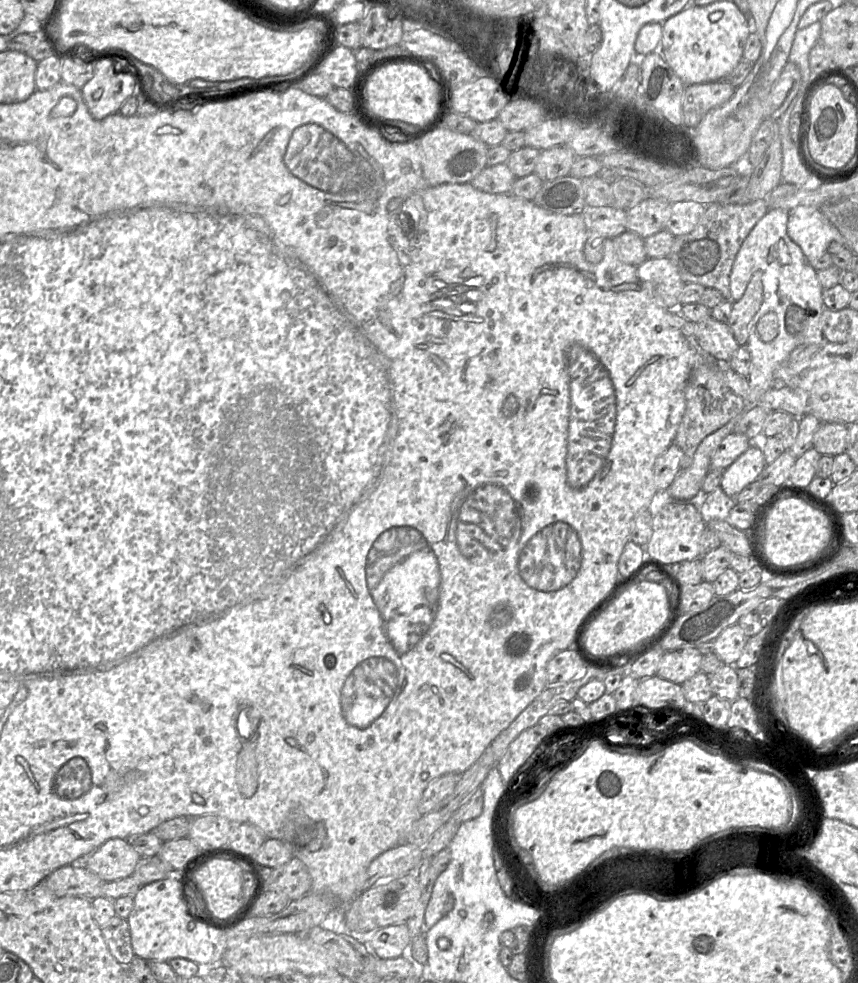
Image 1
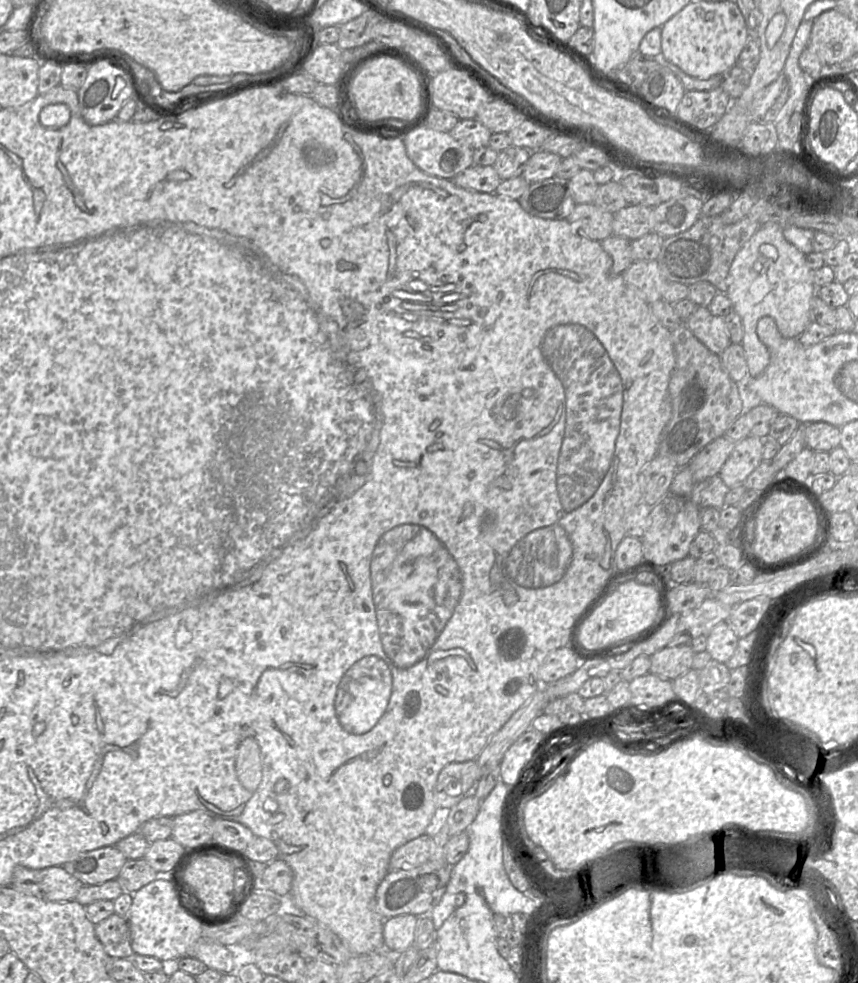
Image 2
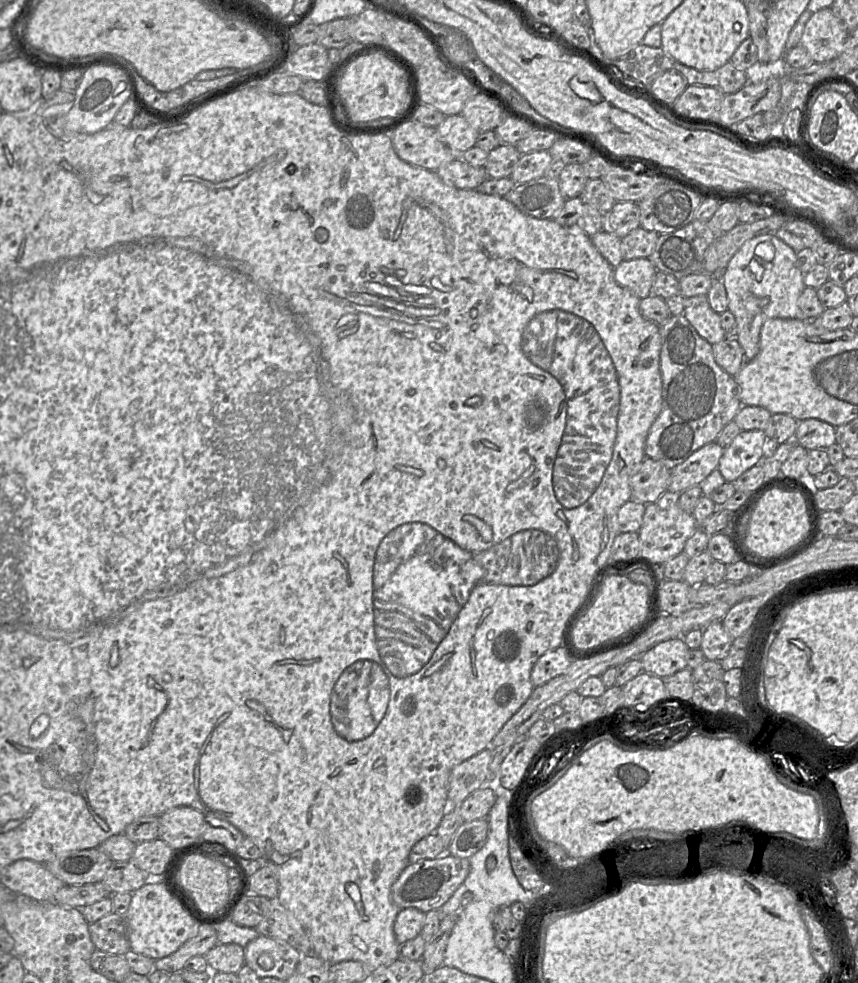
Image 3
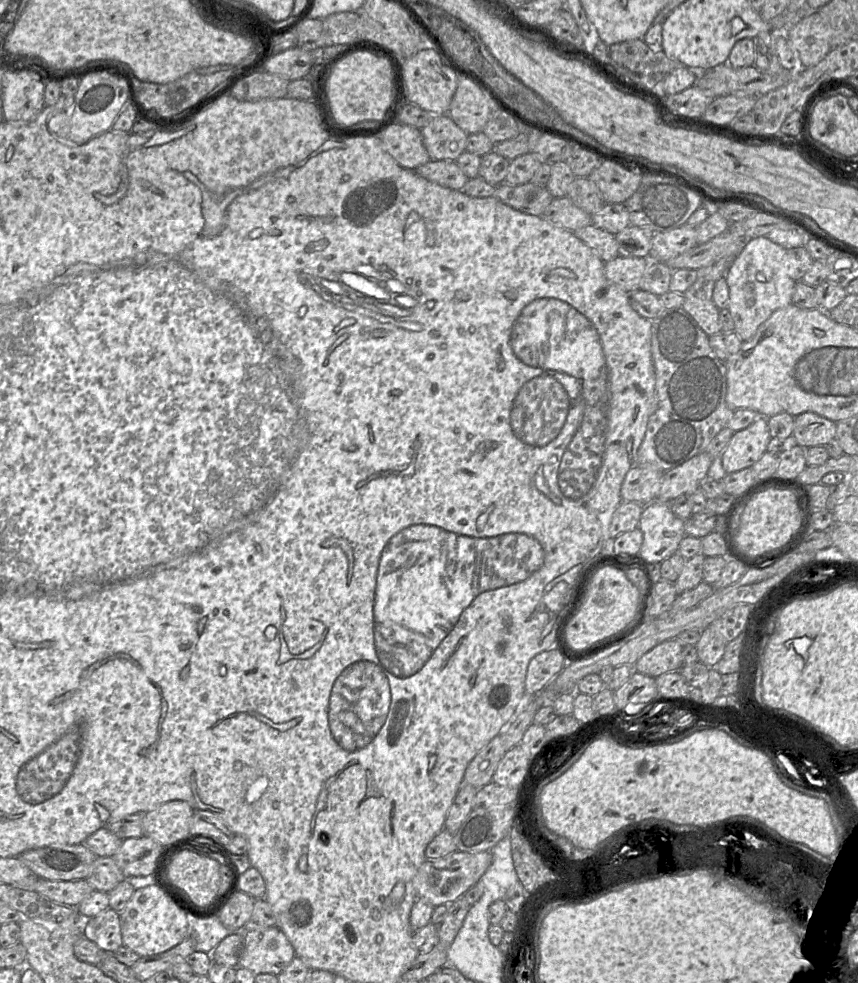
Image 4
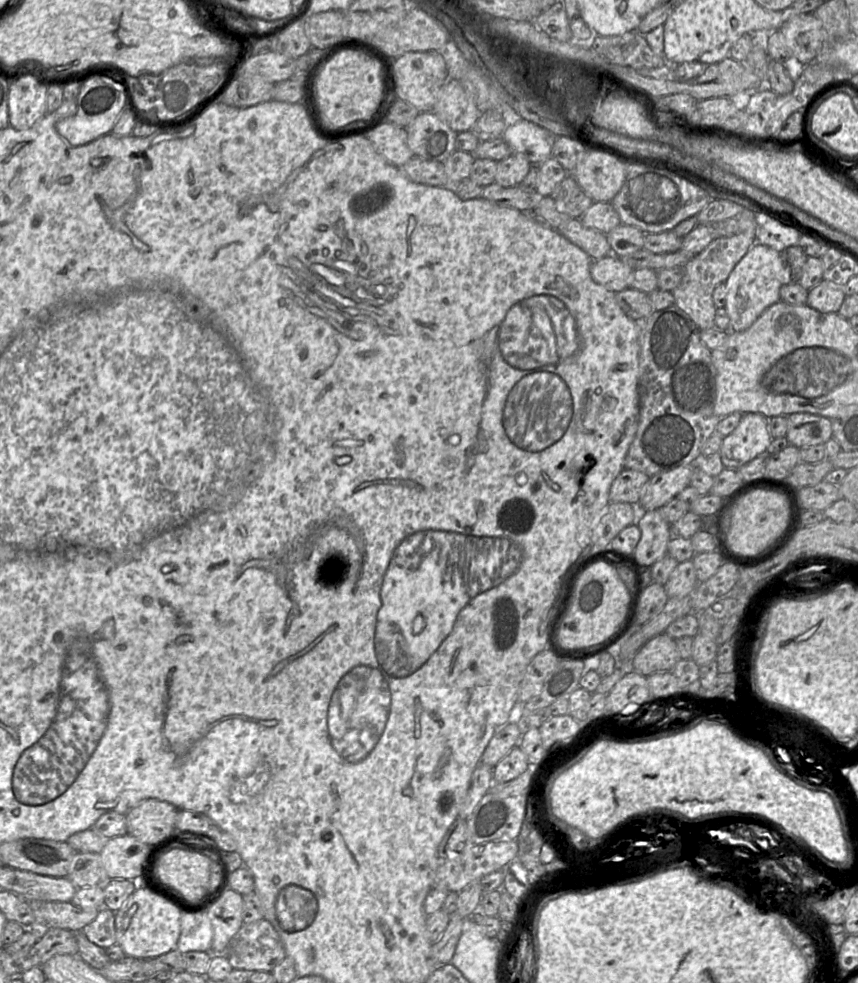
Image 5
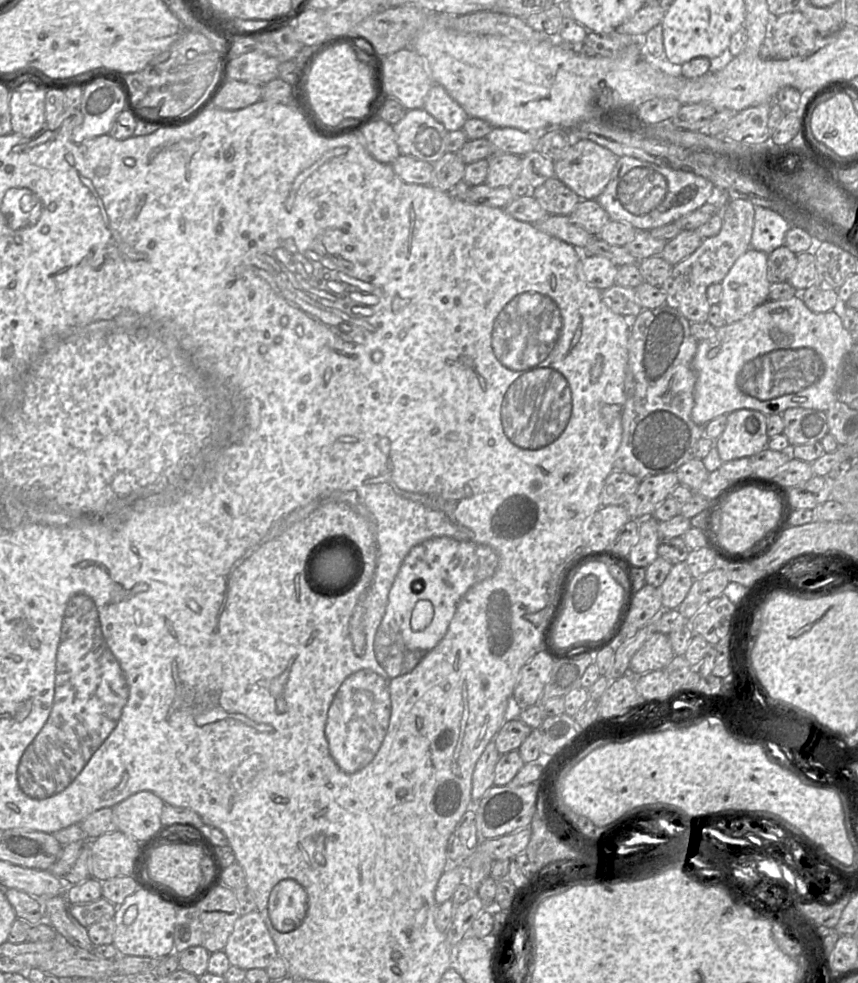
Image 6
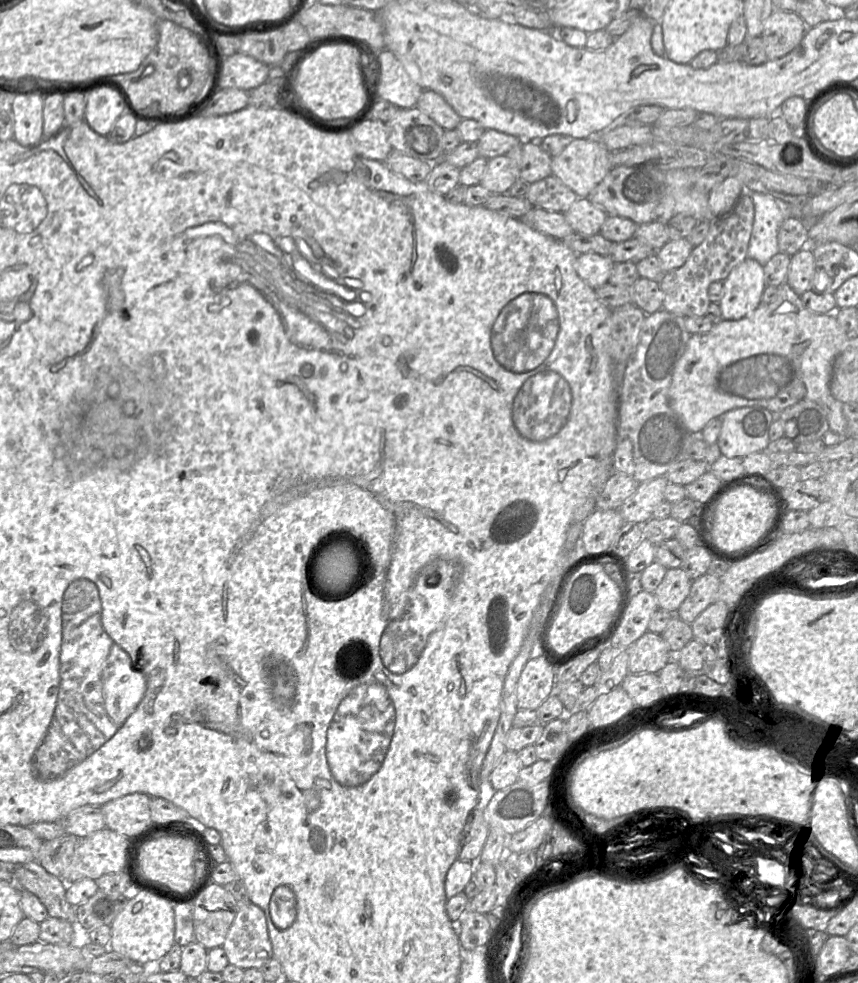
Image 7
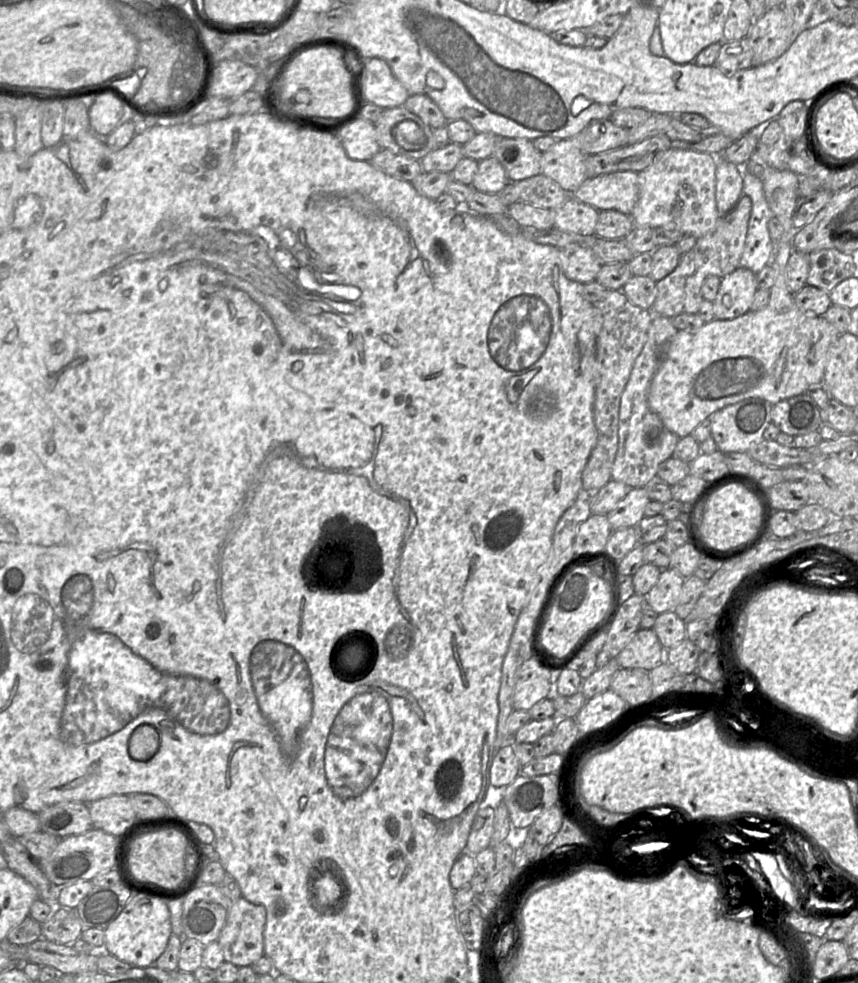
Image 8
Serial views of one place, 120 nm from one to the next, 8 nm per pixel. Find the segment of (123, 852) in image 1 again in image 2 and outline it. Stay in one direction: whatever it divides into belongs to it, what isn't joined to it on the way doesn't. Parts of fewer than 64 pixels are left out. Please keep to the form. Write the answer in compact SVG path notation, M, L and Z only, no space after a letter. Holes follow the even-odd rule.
M105 846L78 855L62 867L83 886L116 880L127 859L115 846Z

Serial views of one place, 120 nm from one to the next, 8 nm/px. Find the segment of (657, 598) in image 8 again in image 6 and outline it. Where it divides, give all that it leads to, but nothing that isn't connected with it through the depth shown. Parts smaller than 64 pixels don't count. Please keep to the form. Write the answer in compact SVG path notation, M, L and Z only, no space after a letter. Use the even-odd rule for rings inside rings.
M686 562L674 564L659 587L663 609L677 609L685 599L693 580Z

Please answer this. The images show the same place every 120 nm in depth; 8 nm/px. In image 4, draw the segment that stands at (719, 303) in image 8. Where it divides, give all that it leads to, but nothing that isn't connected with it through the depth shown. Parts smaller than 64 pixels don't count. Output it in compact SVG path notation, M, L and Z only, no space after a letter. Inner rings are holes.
M766 236L753 238L735 257L726 273L729 288L727 309L734 322L734 332L742 342L749 340L773 312L792 304L796 281L786 271L786 251Z

